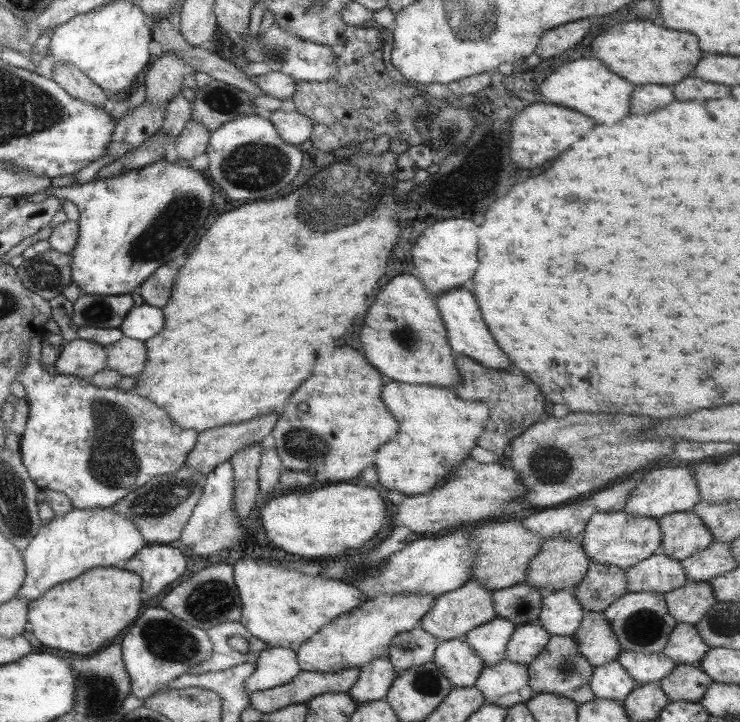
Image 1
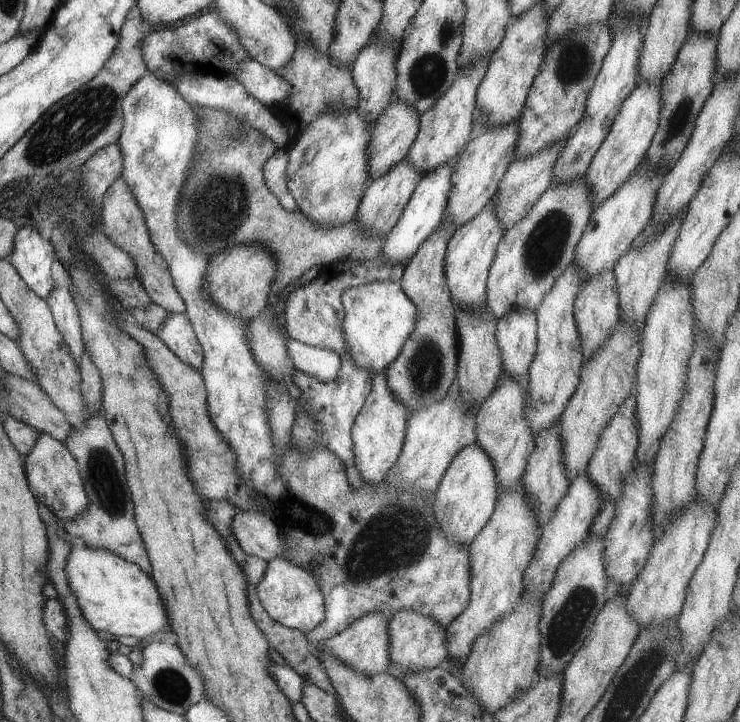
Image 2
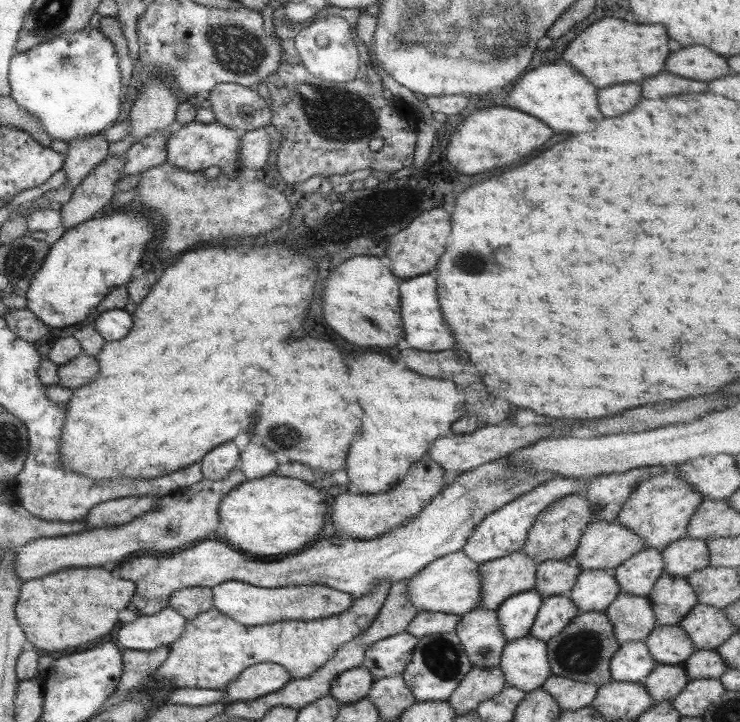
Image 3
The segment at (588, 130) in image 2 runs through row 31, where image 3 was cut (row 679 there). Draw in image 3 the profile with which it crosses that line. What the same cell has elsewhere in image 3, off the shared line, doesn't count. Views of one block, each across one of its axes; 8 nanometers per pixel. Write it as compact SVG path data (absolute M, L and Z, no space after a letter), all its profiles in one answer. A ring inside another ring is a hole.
M644 641L625 642L619 645L609 661L610 678L612 681L641 683L656 664Z

